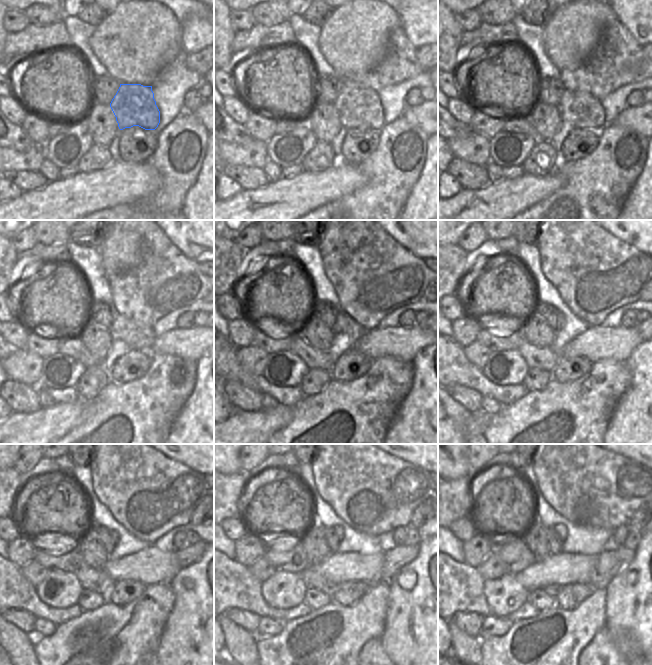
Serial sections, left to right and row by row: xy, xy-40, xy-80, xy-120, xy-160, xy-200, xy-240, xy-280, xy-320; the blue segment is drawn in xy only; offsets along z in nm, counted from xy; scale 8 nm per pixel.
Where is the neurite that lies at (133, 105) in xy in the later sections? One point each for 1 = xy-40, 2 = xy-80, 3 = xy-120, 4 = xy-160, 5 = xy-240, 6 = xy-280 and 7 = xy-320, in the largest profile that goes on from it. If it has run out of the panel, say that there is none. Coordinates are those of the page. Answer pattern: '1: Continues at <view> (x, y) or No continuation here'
1: Continues at xy-40 (358, 106)
2: Continues at xy-80 (583, 110)
3: Continues at xy-120 (139, 337)
4: Continues at xy-160 (344, 324)
5: Continues at xy-240 (114, 535)
6: Continues at xy-280 (338, 531)
7: Continues at xy-320 (560, 528)

